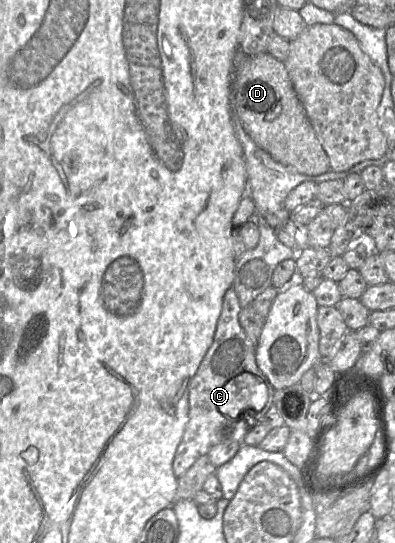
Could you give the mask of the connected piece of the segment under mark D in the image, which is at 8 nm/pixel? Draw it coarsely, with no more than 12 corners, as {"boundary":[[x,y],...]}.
{"boundary":[[235,52],[230,114],[309,176],[329,157],[284,63]]}

